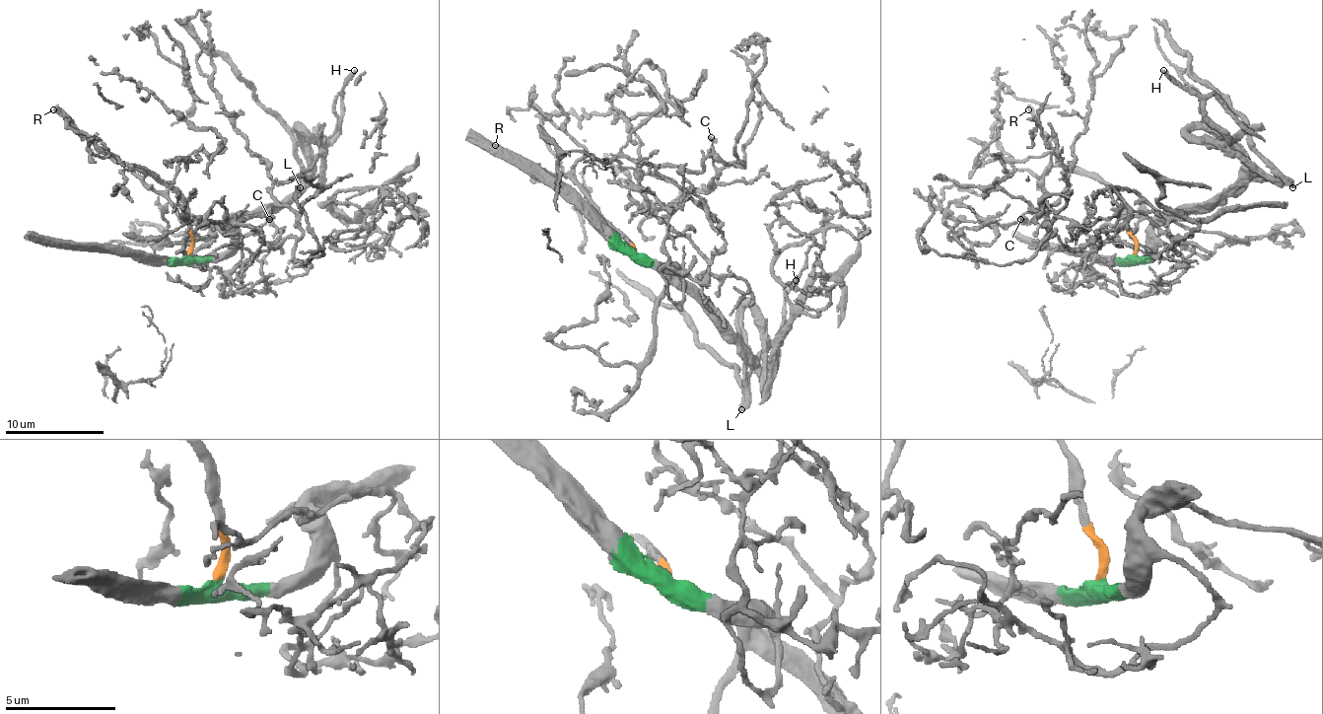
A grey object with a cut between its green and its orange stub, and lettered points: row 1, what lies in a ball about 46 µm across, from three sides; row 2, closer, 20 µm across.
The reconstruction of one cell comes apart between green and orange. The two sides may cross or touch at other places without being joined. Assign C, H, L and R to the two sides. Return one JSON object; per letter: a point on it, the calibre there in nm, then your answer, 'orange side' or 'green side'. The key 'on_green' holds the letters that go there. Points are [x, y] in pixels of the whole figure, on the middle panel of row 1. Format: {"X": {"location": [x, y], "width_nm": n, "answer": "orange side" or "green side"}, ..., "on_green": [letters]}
{"C": {"location": [711, 137], "width_nm": 280, "answer": "orange side"}, "H": {"location": [796, 280], "width_nm": 280, "answer": "green side"}, "L": {"location": [741, 409], "width_nm": 440, "answer": "green side"}, "R": {"location": [495, 145], "width_nm": 360, "answer": "orange side"}, "on_green": ["H", "L"]}

